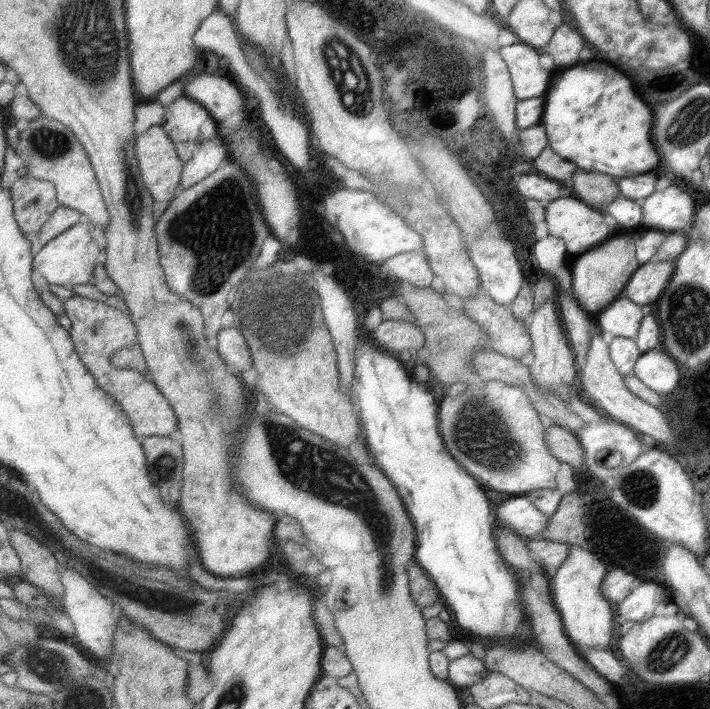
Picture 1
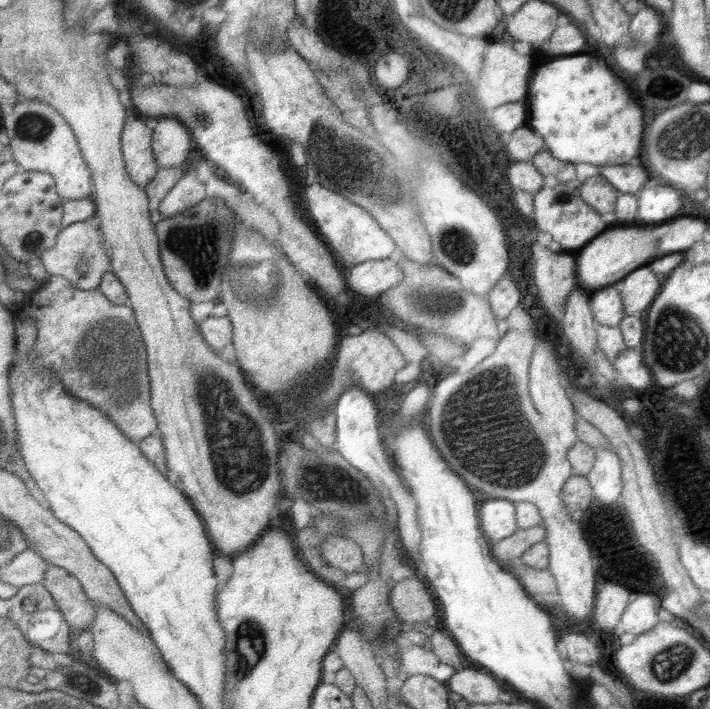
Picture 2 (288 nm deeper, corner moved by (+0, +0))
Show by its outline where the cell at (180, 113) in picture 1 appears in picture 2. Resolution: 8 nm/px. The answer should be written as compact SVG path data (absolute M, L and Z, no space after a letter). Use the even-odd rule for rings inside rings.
M159 118L153 128L151 154L159 168L181 166L191 152L193 138L177 118Z

